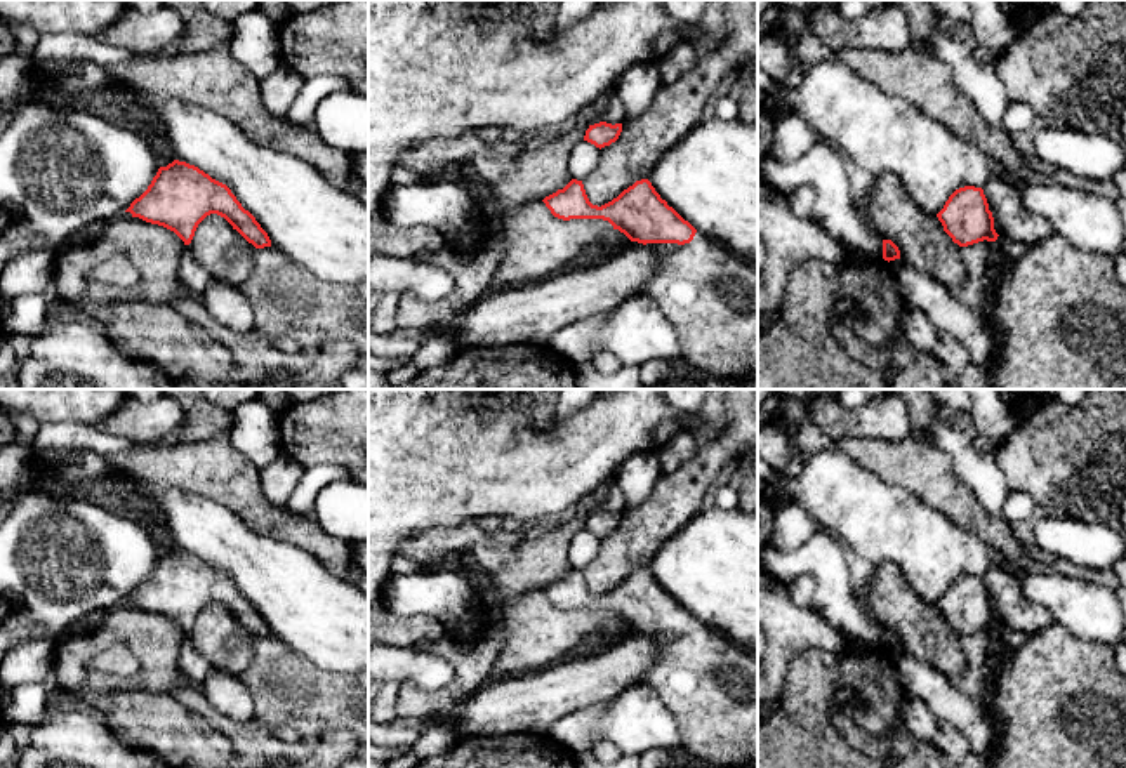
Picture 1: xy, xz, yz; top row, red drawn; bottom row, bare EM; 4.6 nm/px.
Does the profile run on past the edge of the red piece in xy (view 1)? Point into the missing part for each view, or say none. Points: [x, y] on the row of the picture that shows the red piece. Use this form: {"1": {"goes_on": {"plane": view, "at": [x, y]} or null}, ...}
{"1": {"goes_on": null}}

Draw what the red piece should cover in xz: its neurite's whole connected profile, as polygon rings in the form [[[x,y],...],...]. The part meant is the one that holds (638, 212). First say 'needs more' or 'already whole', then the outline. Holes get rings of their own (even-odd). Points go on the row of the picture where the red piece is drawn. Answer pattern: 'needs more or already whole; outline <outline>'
needs more; outline [[[572,179],[563,189],[542,200],[558,219],[603,219],[631,242],[659,254],[655,275],[636,292],[652,299],[674,325],[685,351],[686,368],[700,377],[740,381],[758,377],[758,264],[740,257],[714,238],[697,231],[655,191],[648,179],[636,181],[612,202],[598,207],[586,195],[582,181]]]

